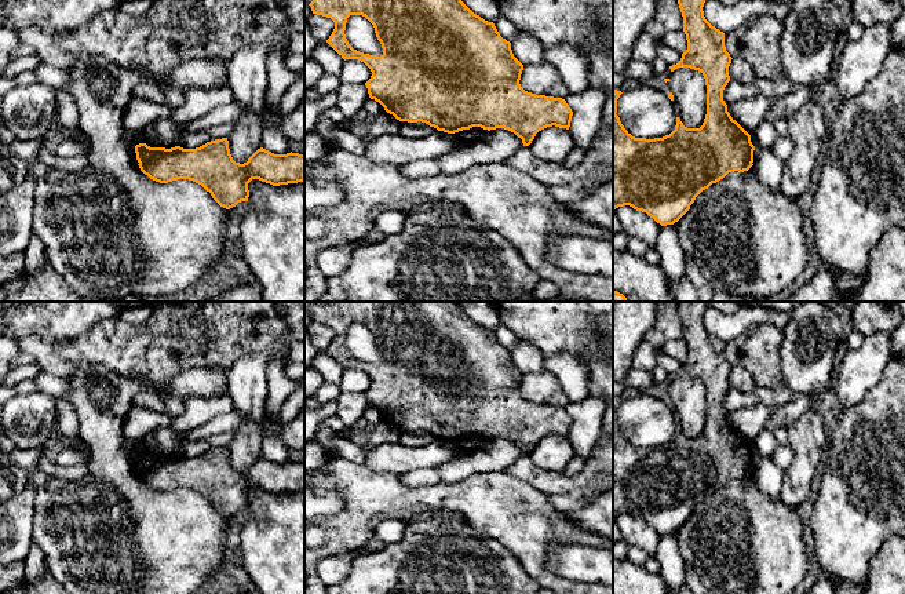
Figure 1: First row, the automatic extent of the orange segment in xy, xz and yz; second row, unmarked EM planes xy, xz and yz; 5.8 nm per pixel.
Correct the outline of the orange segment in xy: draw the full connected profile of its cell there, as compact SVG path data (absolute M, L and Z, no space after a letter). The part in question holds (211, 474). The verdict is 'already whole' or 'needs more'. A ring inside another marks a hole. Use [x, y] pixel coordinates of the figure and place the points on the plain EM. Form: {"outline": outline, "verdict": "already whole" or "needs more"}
{"outline": "M227 447L207 451L196 458L150 456L139 452L135 462L141 480L150 488L160 492L193 489L226 518L248 510L248 492L252 488L273 495L304 489L304 463L274 463L260 456L247 471L240 473L230 463Z", "verdict": "already whole"}

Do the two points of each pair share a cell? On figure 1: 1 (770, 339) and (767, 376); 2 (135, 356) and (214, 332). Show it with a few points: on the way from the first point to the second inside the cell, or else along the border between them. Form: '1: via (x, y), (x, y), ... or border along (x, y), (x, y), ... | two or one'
1: via (767, 349), (767, 367) | one
2: via (154, 352), (185, 332), (194, 332) | one

